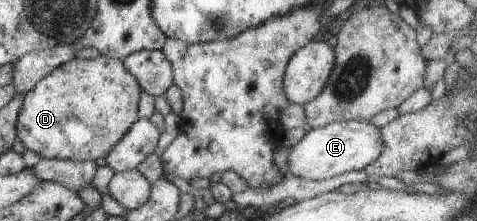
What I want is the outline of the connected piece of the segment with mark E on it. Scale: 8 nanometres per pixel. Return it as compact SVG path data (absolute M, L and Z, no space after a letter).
M369 120L334 121L312 128L297 144L286 148L287 173L305 180L321 181L349 171L361 171L381 154L381 150L379 128Z

